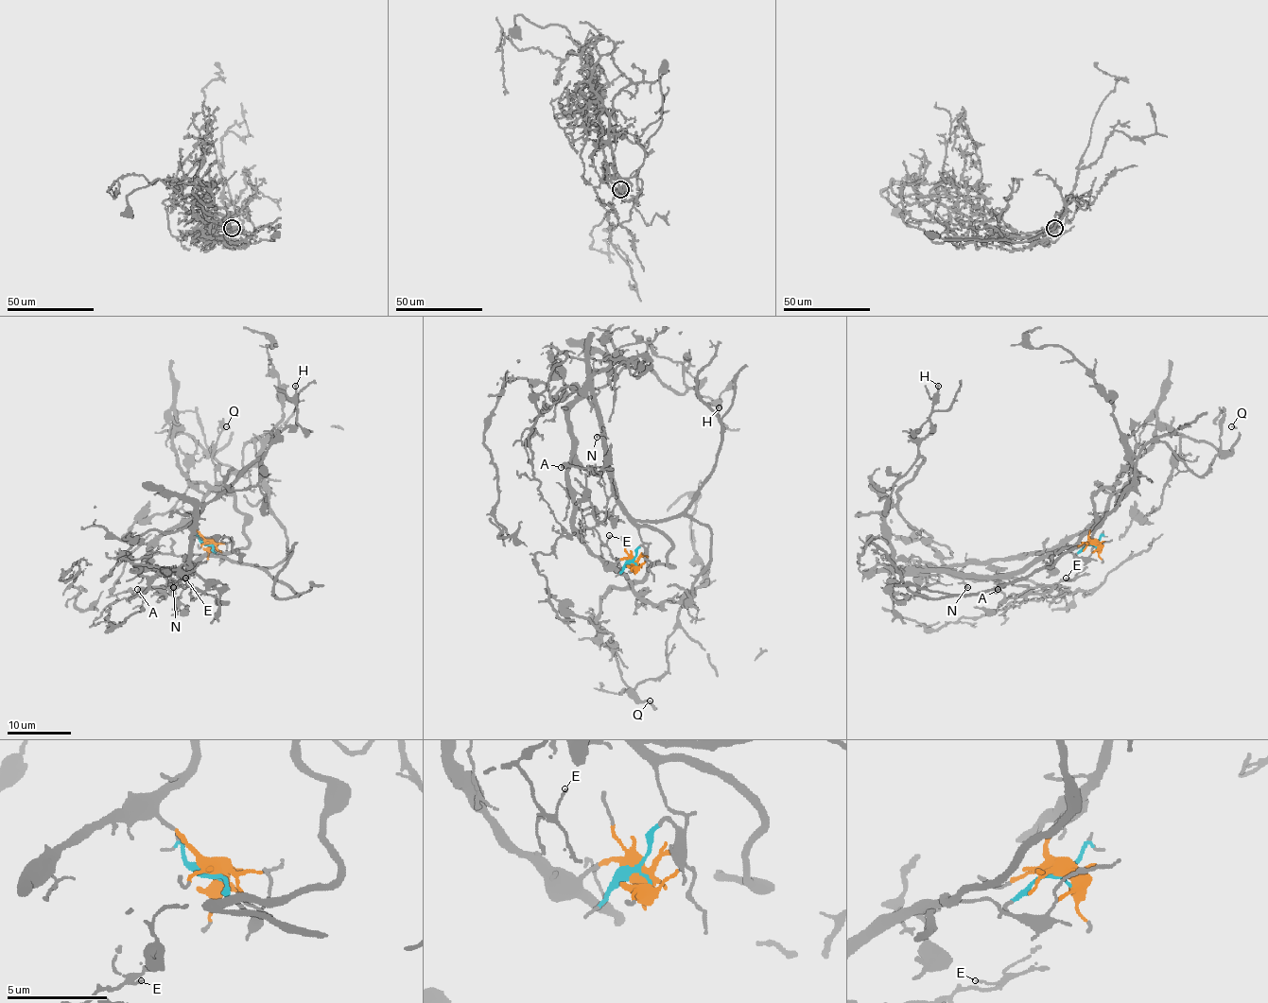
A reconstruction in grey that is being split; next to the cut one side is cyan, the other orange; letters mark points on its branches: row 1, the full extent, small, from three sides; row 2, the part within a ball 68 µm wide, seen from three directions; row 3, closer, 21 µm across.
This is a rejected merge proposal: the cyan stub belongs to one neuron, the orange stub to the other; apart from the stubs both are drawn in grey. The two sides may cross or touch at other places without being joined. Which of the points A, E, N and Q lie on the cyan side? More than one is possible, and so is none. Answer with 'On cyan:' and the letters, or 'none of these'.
On cyan: E, N, Q

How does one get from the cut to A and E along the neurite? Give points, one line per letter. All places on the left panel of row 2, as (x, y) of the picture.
A: (208, 544), (191, 527), (173, 527), (144, 559), (160, 569), (166, 579), (165, 585), (138, 589)
E: (208, 544), (219, 553), (207, 553), (194, 566), (187, 585), (182, 587), (171, 582), (186, 578)

